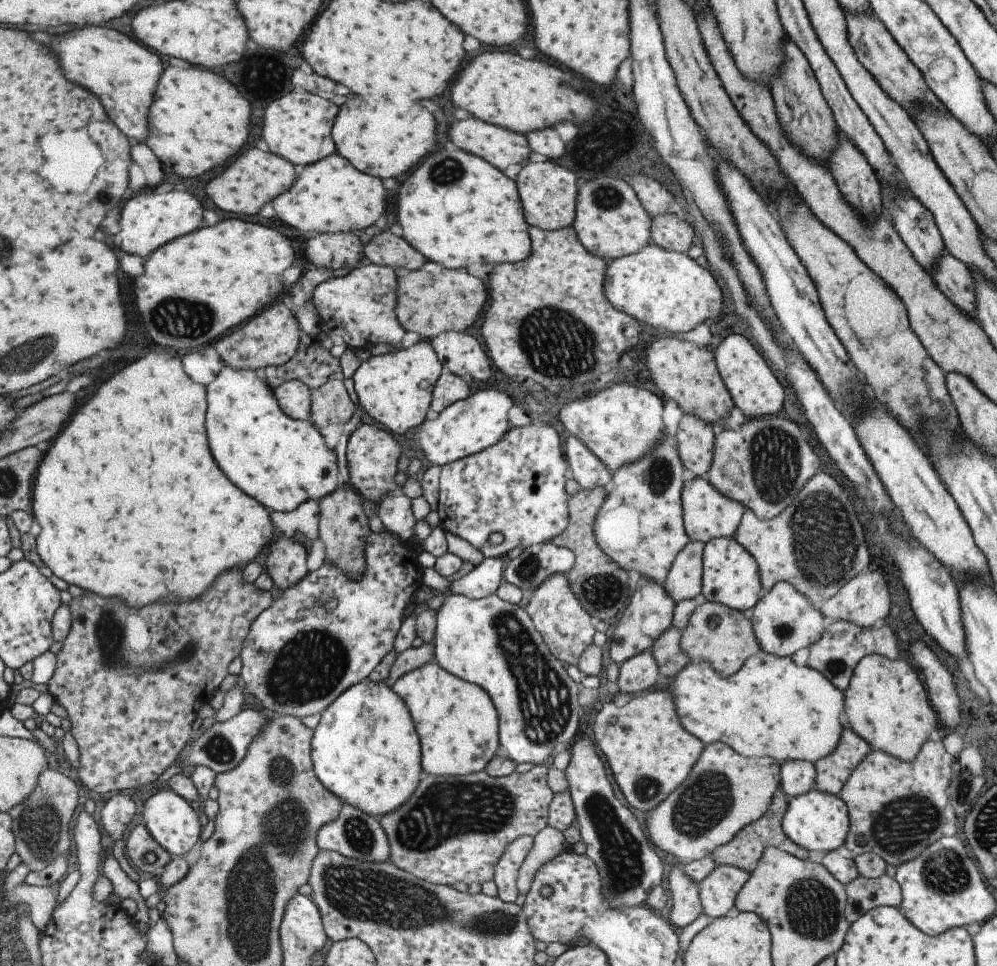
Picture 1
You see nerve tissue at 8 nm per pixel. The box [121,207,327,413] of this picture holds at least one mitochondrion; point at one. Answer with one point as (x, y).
(184, 319)

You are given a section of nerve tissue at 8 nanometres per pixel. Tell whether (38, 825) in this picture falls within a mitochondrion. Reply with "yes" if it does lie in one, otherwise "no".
yes

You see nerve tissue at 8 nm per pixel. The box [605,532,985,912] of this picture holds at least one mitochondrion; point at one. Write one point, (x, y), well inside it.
(902, 824)

